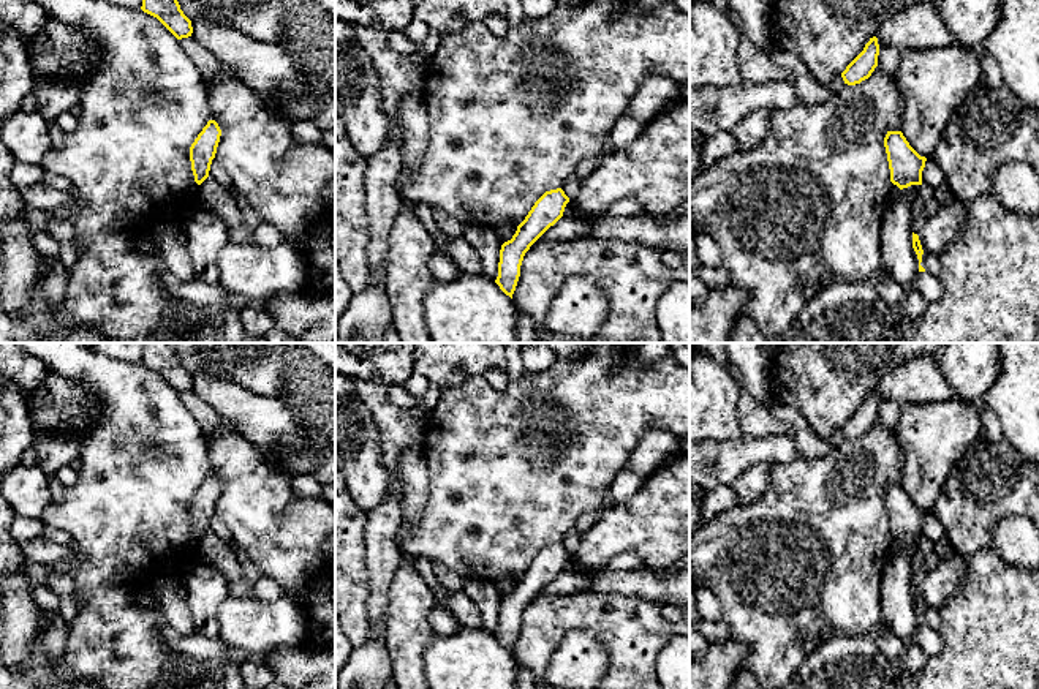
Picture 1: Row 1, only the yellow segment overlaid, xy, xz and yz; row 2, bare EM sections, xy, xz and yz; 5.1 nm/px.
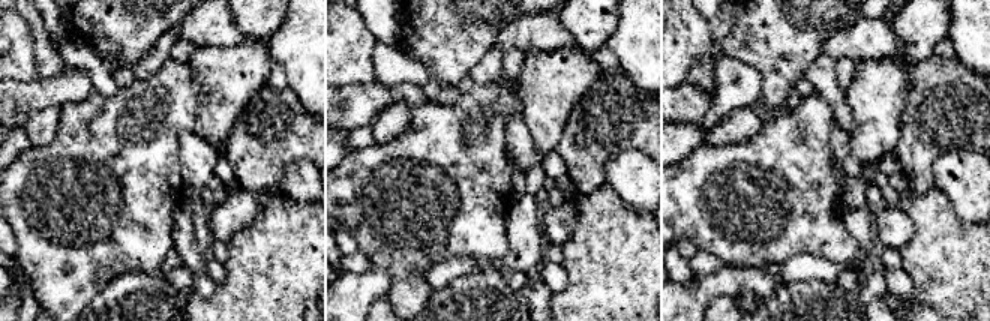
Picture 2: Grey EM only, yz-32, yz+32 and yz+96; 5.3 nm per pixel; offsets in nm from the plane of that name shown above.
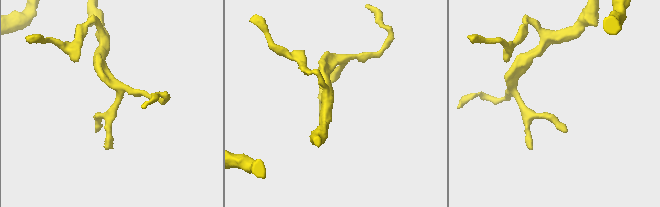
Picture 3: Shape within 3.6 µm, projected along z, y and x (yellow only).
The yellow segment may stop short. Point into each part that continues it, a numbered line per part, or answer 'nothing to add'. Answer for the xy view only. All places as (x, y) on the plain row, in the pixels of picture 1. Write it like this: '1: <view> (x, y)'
nothing to add

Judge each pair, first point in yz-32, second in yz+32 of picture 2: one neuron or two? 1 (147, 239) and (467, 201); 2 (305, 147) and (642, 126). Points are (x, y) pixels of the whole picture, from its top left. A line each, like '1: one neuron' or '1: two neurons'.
1: one neuron
2: one neuron

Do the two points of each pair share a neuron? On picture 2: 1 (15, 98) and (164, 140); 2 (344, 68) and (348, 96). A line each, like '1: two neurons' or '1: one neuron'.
1: two neurons
2: two neurons

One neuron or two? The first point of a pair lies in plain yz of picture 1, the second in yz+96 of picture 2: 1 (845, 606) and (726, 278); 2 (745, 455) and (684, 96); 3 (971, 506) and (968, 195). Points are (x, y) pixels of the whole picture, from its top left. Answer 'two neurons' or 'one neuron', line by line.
1: two neurons
2: one neuron
3: two neurons

